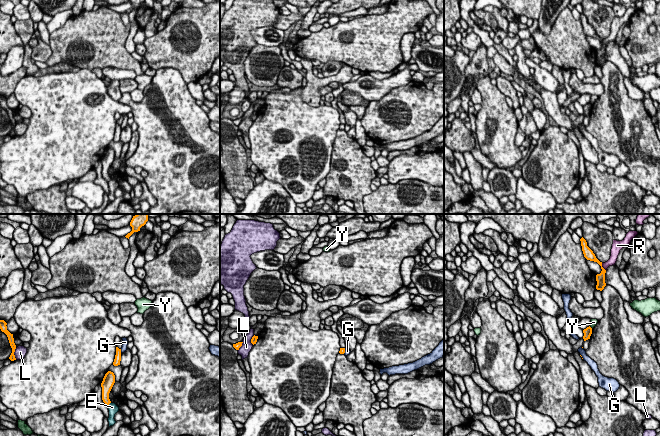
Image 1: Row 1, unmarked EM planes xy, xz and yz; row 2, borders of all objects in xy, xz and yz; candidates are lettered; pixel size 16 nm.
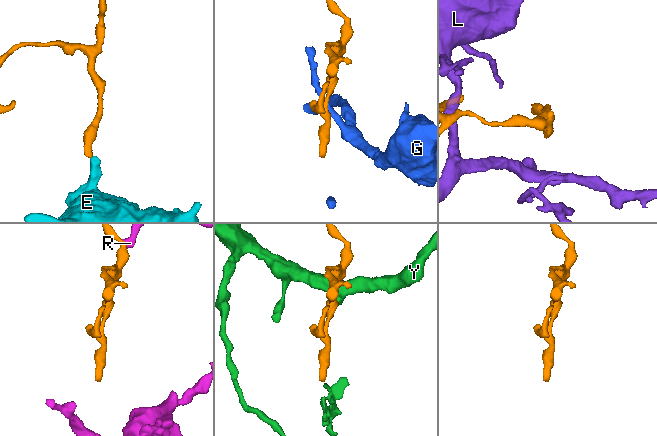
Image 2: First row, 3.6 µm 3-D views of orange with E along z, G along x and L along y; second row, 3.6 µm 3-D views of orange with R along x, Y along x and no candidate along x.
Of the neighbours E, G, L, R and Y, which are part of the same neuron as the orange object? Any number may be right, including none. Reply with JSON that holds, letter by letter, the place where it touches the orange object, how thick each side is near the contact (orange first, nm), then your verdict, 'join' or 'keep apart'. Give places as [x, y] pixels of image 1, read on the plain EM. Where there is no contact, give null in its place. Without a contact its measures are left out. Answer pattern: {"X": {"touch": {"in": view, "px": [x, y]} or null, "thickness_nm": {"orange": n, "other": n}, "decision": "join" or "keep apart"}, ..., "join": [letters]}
{"E": {"touch": {"in": "xy", "px": [109, 179]}, "thickness_nm": {"orange": 160, "other": 160}, "decision": "keep apart"}, "G": {"touch": {"in": "xy", "px": [120, 127]}, "thickness_nm": {"orange": 100, "other": 100}, "decision": "keep apart"}, "L": {"touch": {"in": "xy", "px": [13, 130]}, "thickness_nm": {"orange": 100, "other": 190}, "decision": "keep apart"}, "R": {"touch": {"in": "yz", "px": [602, 43]}, "thickness_nm": {"orange": 160, "other": 130}, "decision": "keep apart"}, "Y": {"touch": {"in": "yz", "px": [590, 103]}, "thickness_nm": {"orange": 130, "other": 100}, "decision": "keep apart"}, "join": []}

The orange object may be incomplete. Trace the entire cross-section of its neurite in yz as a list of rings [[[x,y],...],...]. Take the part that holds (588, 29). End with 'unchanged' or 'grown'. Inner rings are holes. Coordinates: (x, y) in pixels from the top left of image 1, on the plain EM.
[[[582,13],[580,17],[581,17],[581,22],[582,22],[584,33],[587,36],[597,38],[601,42],[601,45],[602,45],[601,49],[596,51],[596,57],[597,57],[596,65],[602,67],[604,63],[606,62],[606,59],[605,59],[606,46],[602,43],[602,38],[600,38],[596,34],[593,27],[587,22],[586,16]]] | unchanged

